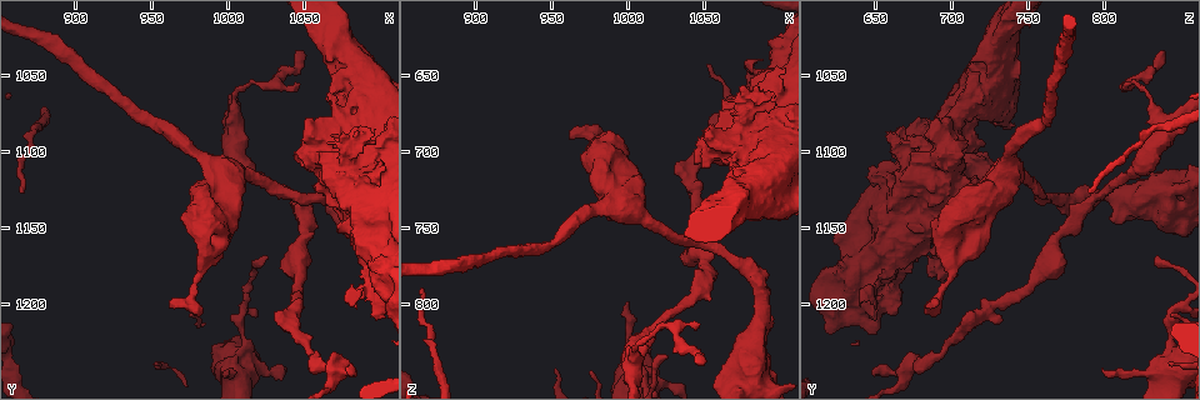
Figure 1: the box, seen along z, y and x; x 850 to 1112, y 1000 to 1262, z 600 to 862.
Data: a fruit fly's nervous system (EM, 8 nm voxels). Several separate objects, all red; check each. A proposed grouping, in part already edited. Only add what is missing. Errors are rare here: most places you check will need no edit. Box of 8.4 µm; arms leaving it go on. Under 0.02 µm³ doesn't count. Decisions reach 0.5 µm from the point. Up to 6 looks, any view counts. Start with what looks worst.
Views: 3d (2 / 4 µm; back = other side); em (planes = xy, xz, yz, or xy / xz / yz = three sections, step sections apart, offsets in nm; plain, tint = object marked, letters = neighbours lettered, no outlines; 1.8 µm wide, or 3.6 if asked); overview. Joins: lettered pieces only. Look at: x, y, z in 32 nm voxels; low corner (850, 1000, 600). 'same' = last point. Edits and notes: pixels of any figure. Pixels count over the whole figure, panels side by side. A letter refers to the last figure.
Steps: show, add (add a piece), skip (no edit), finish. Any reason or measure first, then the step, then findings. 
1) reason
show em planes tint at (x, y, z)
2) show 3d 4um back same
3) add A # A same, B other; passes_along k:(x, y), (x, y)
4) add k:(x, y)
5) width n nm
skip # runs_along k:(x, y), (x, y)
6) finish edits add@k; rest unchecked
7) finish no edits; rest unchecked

free end
show em planes letters at (998, 1242, 798)

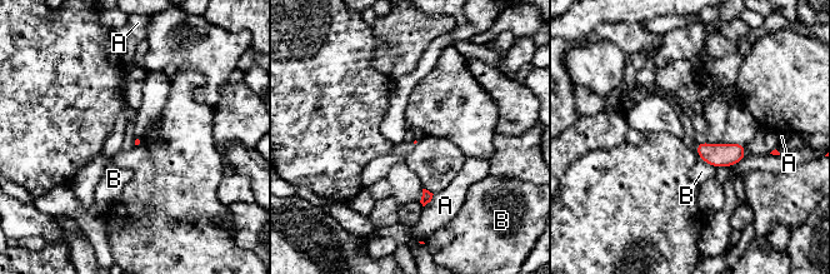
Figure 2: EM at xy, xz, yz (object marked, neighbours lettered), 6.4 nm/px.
skip # A other, B other; no lettered piece goes on from it

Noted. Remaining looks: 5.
free end
show 3d 4um at (1046, 1032, 838)

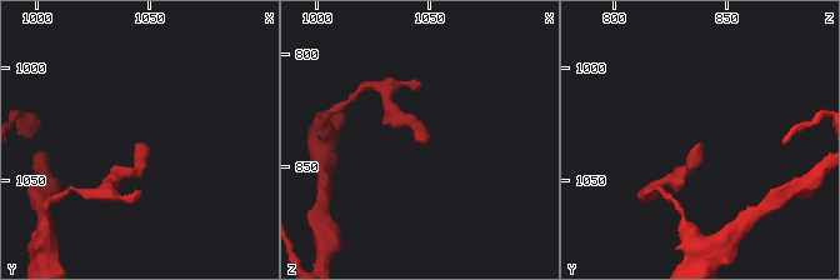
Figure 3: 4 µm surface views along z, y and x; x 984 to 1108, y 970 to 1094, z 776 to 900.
show em planes letters at (1046, 1034, 840)

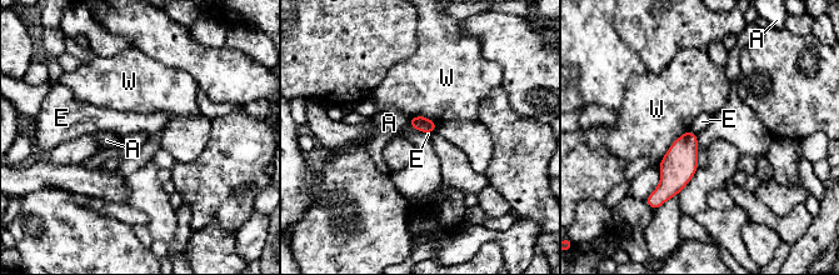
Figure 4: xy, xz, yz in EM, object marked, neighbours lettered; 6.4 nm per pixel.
skip # A other, E other, W other; border 4:(689, 130), (697, 135); no lettered piece goes on from it

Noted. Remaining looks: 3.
calibre changes
show 3d 4um at (1096, 1172, 630)

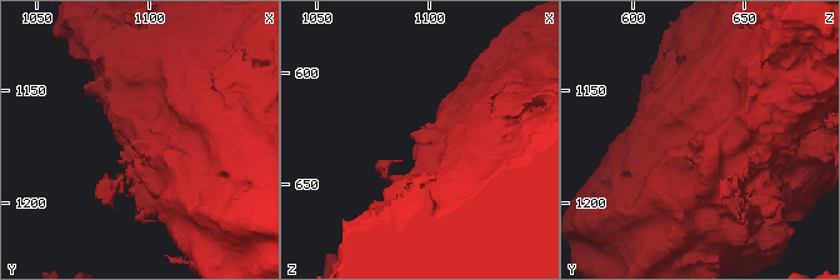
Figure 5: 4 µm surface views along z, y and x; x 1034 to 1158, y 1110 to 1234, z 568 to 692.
show em xz step 8 letters at (1098, 1174, 630)

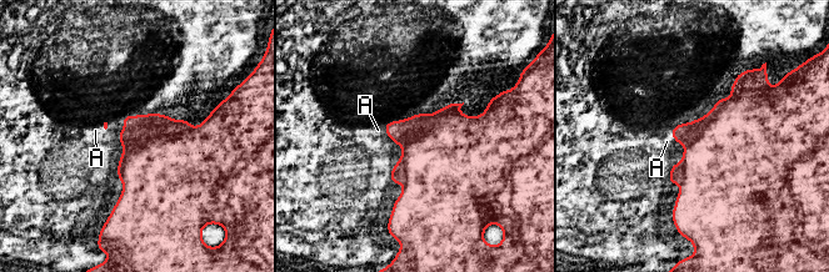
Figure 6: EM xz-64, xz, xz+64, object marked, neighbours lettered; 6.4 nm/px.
skip # A other; border 6:(383, 125), (384, 132), (395, 145); no lettered piece goes on from it

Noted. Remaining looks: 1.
finish no edits; rest unchecked

